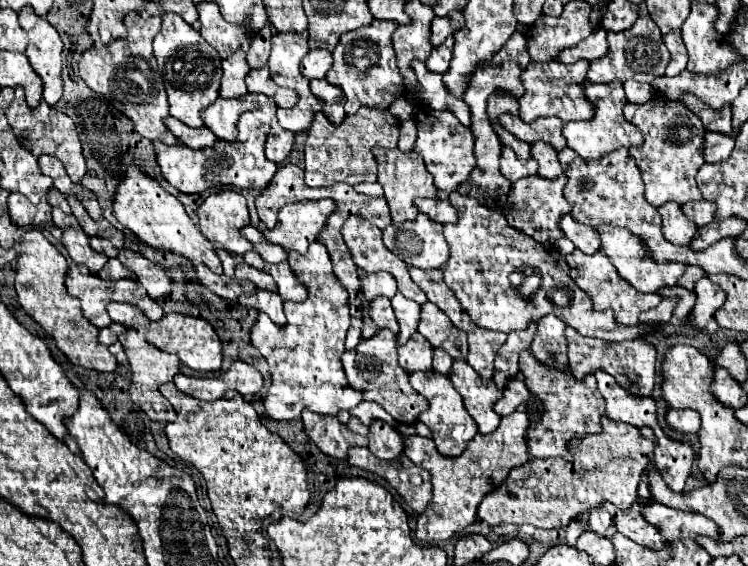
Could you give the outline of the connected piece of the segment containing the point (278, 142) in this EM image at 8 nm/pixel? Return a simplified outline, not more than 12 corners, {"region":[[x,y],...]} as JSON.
{"region":[[273,119],[273,163],[283,163],[293,147],[293,133]]}

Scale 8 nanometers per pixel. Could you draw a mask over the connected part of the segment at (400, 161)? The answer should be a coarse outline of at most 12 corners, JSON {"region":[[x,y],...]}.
{"region":[[373,147],[393,223],[439,189],[415,151]]}

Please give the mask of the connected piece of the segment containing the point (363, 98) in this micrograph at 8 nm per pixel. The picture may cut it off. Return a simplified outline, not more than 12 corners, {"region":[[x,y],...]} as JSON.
{"region":[[395,21],[341,35],[327,81],[347,115],[403,95]]}

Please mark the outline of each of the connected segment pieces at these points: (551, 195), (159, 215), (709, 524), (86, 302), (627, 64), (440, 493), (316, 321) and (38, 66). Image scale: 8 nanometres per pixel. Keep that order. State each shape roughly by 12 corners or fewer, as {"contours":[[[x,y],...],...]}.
{"contours":[[[567,177],[511,185],[505,217],[541,243],[563,237]],[[129,167],[113,213],[141,243],[223,273],[179,199]],[[647,503],[641,513],[667,541],[707,535],[717,525],[699,513]],[[85,265],[67,271],[67,293],[85,319],[107,327],[107,303],[137,305],[157,321],[163,309],[139,281],[103,281]],[[649,15],[607,33],[609,51],[593,61],[589,83],[651,83],[669,51]],[[525,411],[457,459],[427,437],[405,455],[433,477],[417,517],[419,541],[447,541],[527,455]],[[327,249],[289,253],[307,301],[287,325],[259,313],[253,347],[267,359],[265,409],[337,415],[359,405],[341,355],[347,291]],[[23,7],[27,59],[43,79],[43,101],[63,95],[61,51],[55,27]]]}

